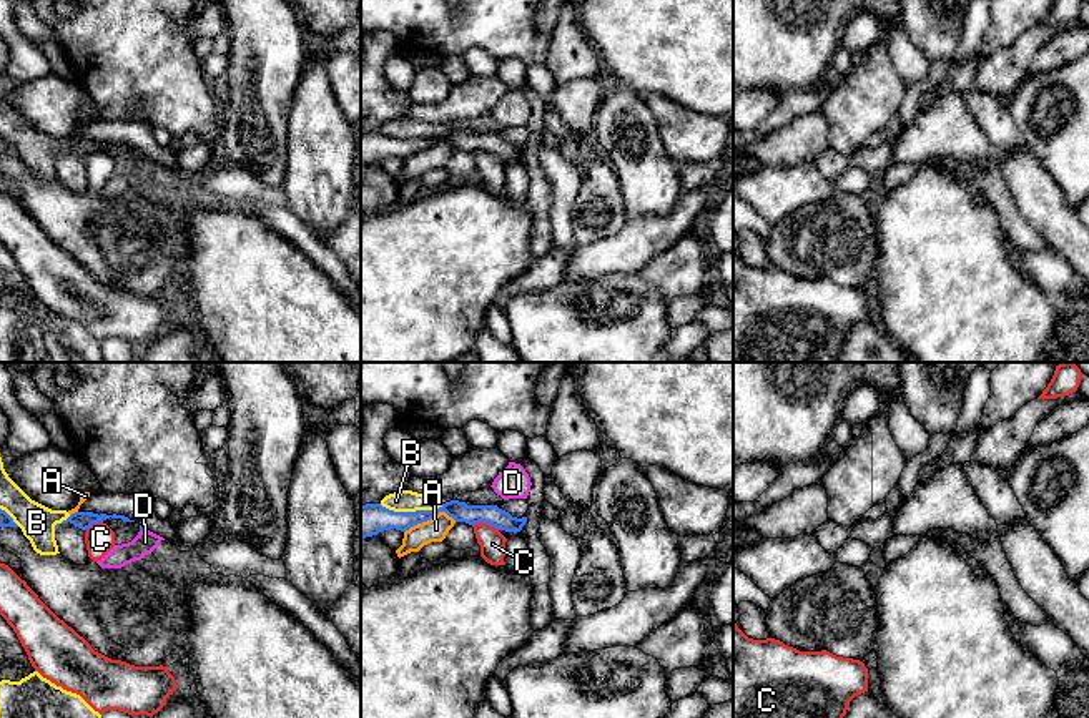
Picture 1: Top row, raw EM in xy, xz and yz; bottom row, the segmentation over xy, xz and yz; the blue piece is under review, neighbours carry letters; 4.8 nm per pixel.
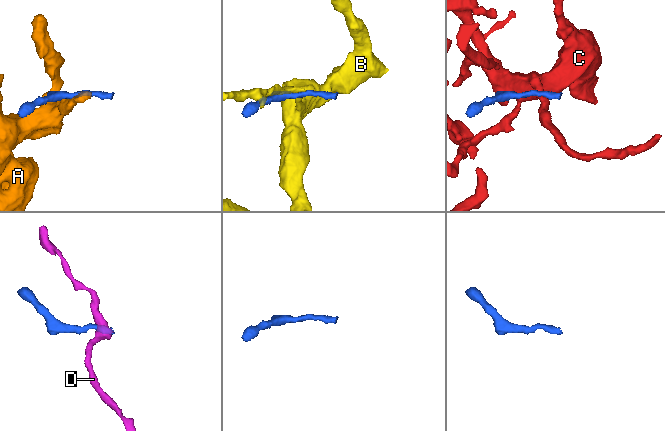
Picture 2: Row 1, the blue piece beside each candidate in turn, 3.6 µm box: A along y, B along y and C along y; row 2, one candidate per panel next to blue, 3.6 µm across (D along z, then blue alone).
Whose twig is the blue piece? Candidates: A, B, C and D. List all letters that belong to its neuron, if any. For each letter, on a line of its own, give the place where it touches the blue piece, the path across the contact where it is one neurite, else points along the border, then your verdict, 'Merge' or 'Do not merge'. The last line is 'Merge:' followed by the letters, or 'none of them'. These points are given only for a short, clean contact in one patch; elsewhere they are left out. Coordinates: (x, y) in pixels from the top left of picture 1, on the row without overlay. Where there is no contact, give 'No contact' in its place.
A: Touches blue at xz (429, 147). Boundary: xz (456, 148), (444, 140), (438, 140), (404, 160). Do not merge
B: Touches blue at xz (411, 140). Do not merge
C: Touches blue at xz (486, 150). Do not merge
D: Touches blue at xy (142, 157). Boundary: xy (143, 157), (140, 160). Do not merge
Merge: none of them

